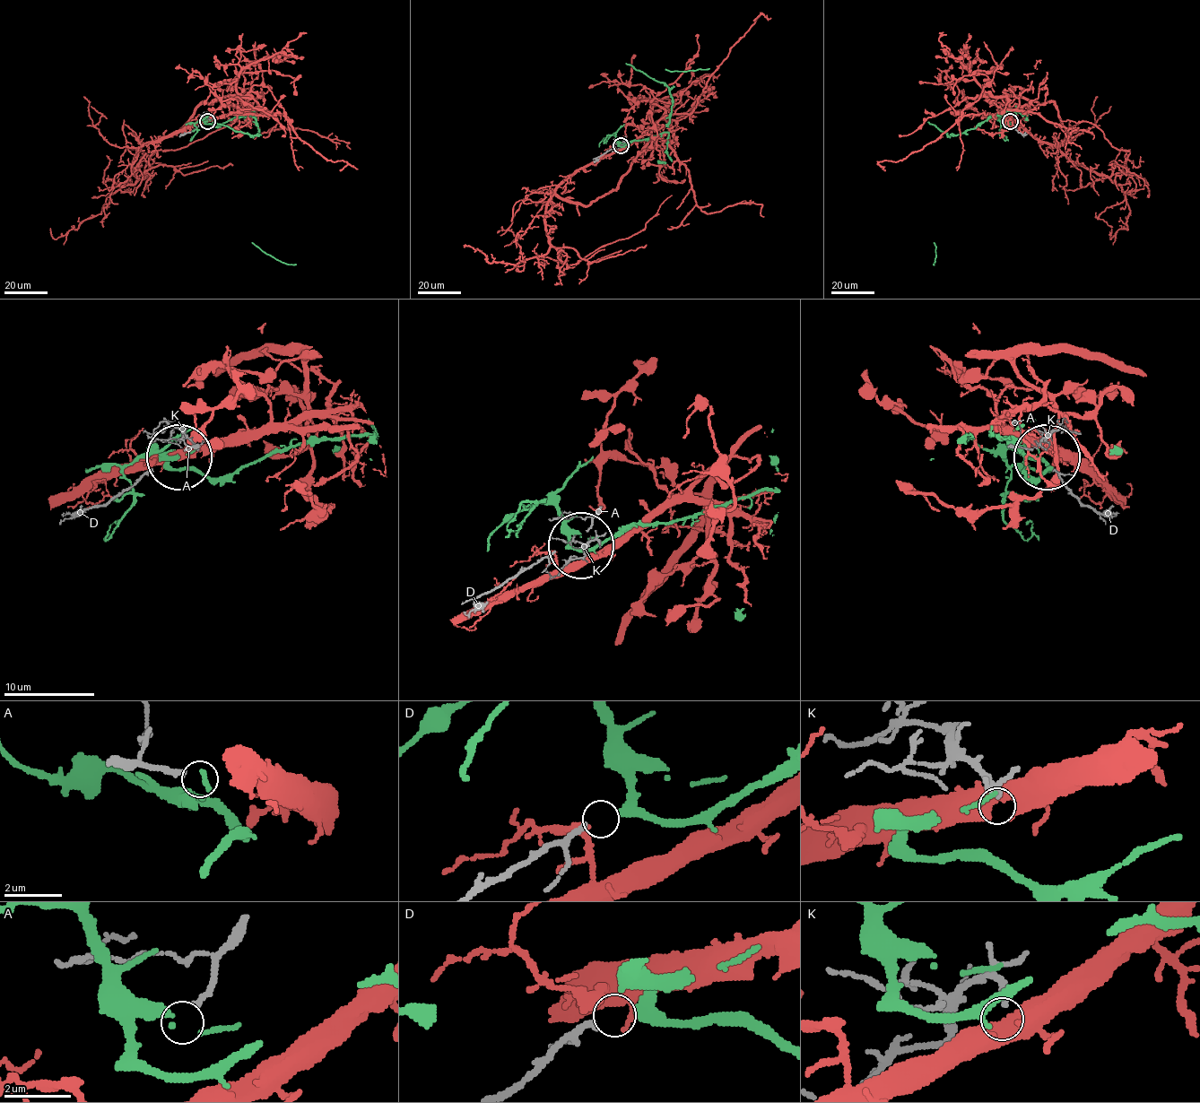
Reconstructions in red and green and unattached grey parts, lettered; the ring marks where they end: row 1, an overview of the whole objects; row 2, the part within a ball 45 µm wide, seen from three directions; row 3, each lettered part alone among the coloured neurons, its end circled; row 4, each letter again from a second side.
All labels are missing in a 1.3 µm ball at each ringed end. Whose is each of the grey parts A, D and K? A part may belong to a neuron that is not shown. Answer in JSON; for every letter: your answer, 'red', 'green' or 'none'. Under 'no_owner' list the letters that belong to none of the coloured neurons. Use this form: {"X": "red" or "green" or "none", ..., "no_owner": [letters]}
{"A": "none", "D": "green", "K": "red", "no_owner": ["A"]}

